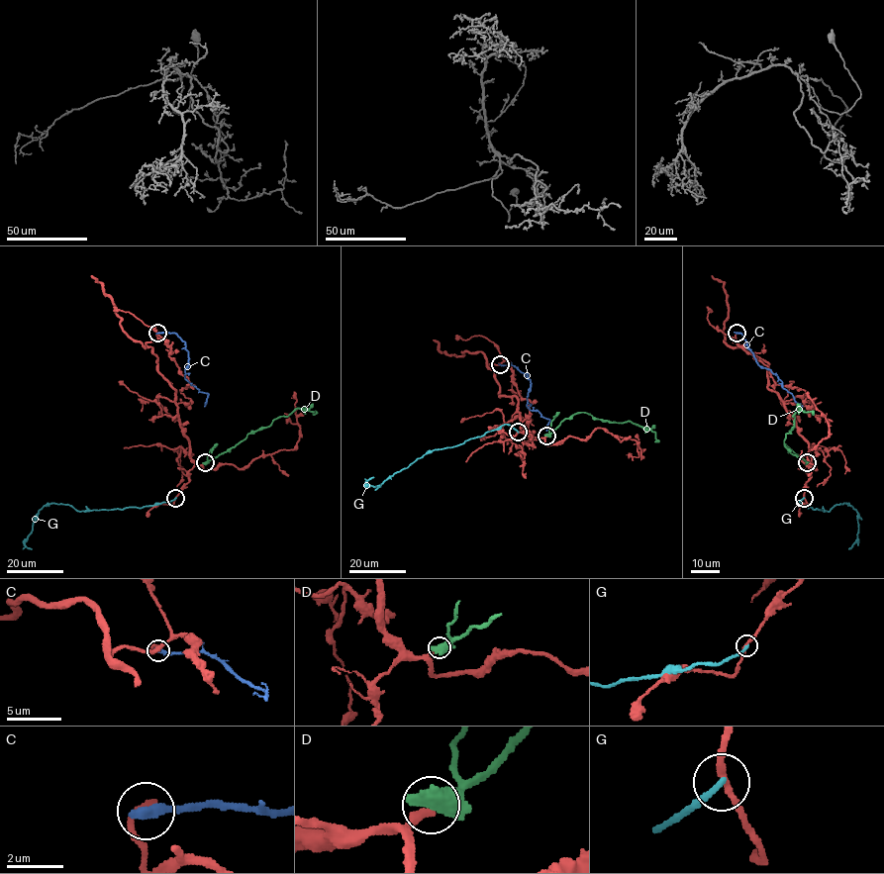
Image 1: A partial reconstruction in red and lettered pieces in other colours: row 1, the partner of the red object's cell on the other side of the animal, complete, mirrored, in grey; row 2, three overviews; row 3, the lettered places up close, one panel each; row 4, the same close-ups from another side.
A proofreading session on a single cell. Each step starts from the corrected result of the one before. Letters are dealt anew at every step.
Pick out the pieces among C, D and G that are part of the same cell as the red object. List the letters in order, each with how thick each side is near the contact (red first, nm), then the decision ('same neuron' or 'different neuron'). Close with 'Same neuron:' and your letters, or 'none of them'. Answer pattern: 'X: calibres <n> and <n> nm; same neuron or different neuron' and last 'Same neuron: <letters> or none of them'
C: calibres 200 and 400 nm; different neuron
D: calibres 260 and 750 nm; same neuron
G: calibres 200 and 200 nm; different neuron
Same neuron: D

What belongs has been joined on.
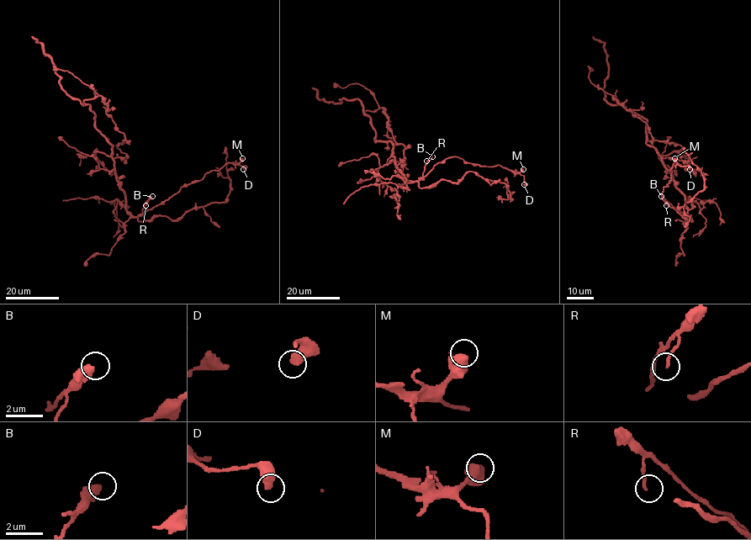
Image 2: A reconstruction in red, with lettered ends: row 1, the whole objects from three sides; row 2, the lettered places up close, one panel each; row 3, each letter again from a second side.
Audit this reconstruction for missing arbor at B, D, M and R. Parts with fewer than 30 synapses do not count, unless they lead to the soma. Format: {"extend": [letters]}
{"extend": []}

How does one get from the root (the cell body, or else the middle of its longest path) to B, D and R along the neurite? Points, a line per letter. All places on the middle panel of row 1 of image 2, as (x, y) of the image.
B: (395, 163), (405, 181), (411, 182), (423, 177), (425, 166), (432, 156)
D: (395, 163), (408, 182), (418, 181), (438, 163), (457, 156), (519, 172), (524, 184)
R: (395, 163), (405, 181), (411, 182), (423, 177), (425, 166), (428, 161), (426, 161)

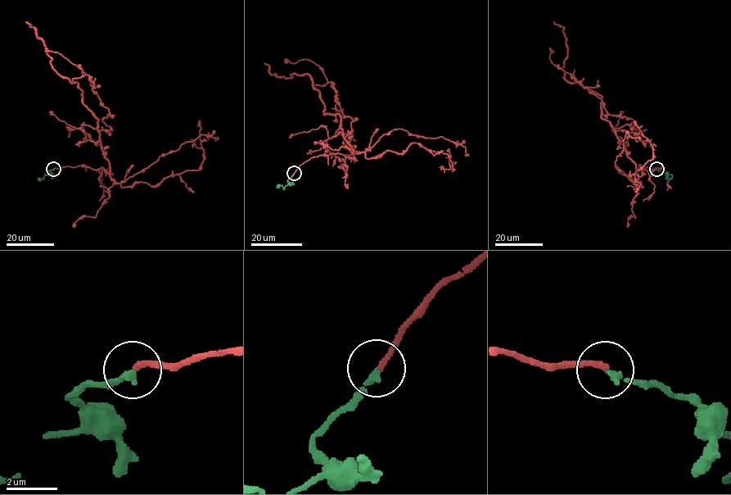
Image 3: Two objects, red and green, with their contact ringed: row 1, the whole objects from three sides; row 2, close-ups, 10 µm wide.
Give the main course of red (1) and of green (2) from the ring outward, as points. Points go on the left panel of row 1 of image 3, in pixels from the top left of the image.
1: (53, 169), (102, 167), (110, 176), (98, 120), (74, 78), (89, 76), (112, 130)
2: (53, 169), (49, 170), (49, 174), (42, 179), (38, 179)

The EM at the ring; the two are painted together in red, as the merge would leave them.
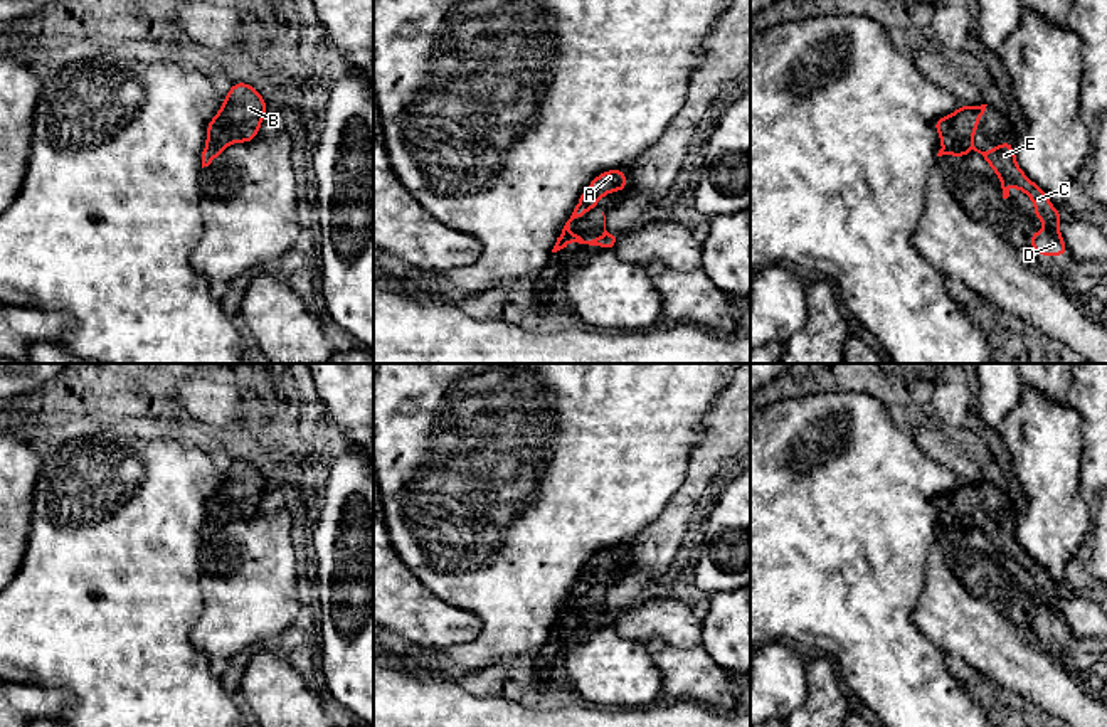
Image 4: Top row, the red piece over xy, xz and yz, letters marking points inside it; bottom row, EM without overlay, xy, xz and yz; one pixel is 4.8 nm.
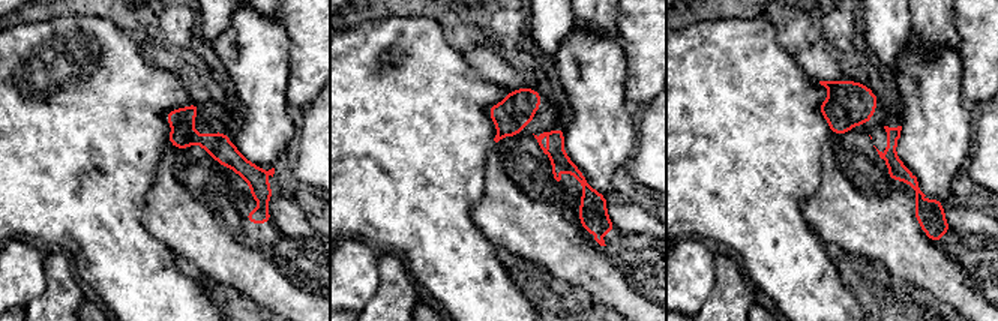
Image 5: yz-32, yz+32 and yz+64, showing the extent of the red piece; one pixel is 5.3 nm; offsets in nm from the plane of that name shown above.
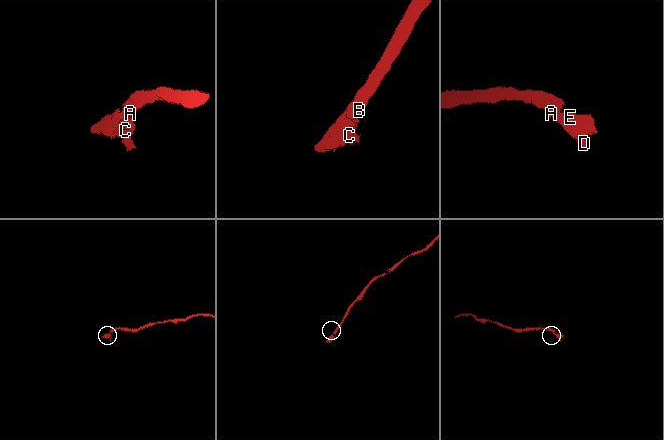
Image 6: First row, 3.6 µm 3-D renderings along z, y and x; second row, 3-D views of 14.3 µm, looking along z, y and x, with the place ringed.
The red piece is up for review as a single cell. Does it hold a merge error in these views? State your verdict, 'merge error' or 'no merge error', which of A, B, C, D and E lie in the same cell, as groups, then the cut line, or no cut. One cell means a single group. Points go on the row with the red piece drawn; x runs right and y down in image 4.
no merge error | A B C D E | no cut

